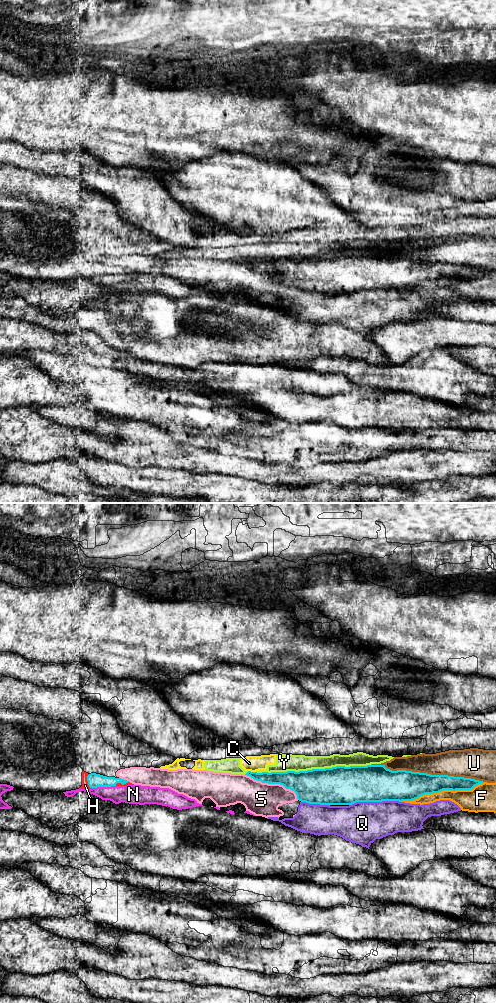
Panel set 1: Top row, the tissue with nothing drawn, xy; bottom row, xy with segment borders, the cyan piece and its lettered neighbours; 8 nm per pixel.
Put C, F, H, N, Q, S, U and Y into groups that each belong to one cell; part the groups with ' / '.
C Y / F / H / N Q / S / U

